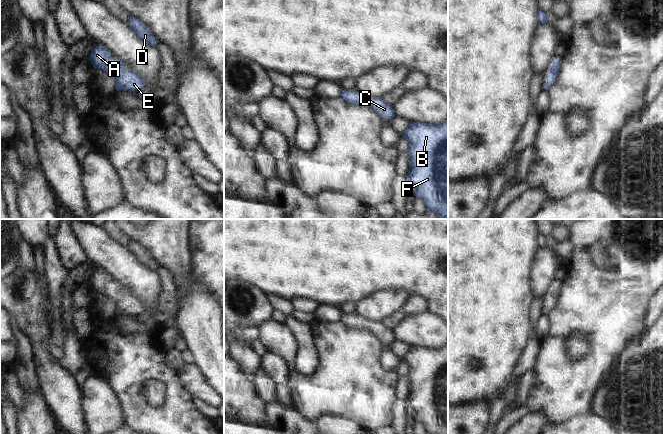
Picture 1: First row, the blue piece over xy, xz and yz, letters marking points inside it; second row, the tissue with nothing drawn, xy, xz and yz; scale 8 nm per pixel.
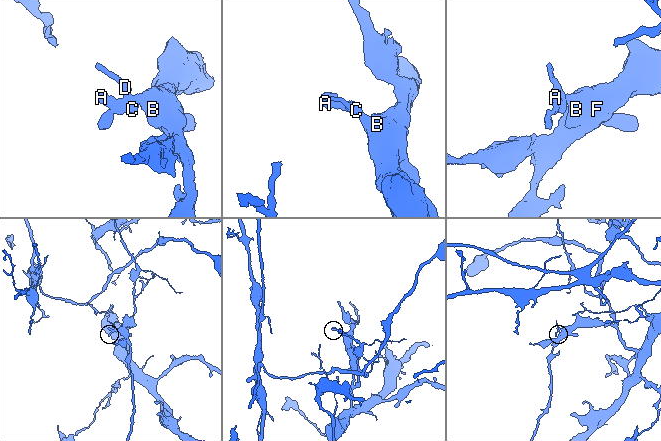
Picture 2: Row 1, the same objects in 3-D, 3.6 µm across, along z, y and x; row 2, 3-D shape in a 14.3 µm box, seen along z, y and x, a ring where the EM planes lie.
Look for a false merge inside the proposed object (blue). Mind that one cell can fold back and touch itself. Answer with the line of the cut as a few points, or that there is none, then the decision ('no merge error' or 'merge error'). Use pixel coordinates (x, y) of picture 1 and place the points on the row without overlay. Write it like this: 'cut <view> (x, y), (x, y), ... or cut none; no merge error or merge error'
cut none; no merge error

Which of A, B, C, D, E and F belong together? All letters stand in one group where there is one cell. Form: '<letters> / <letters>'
A B C D E F

